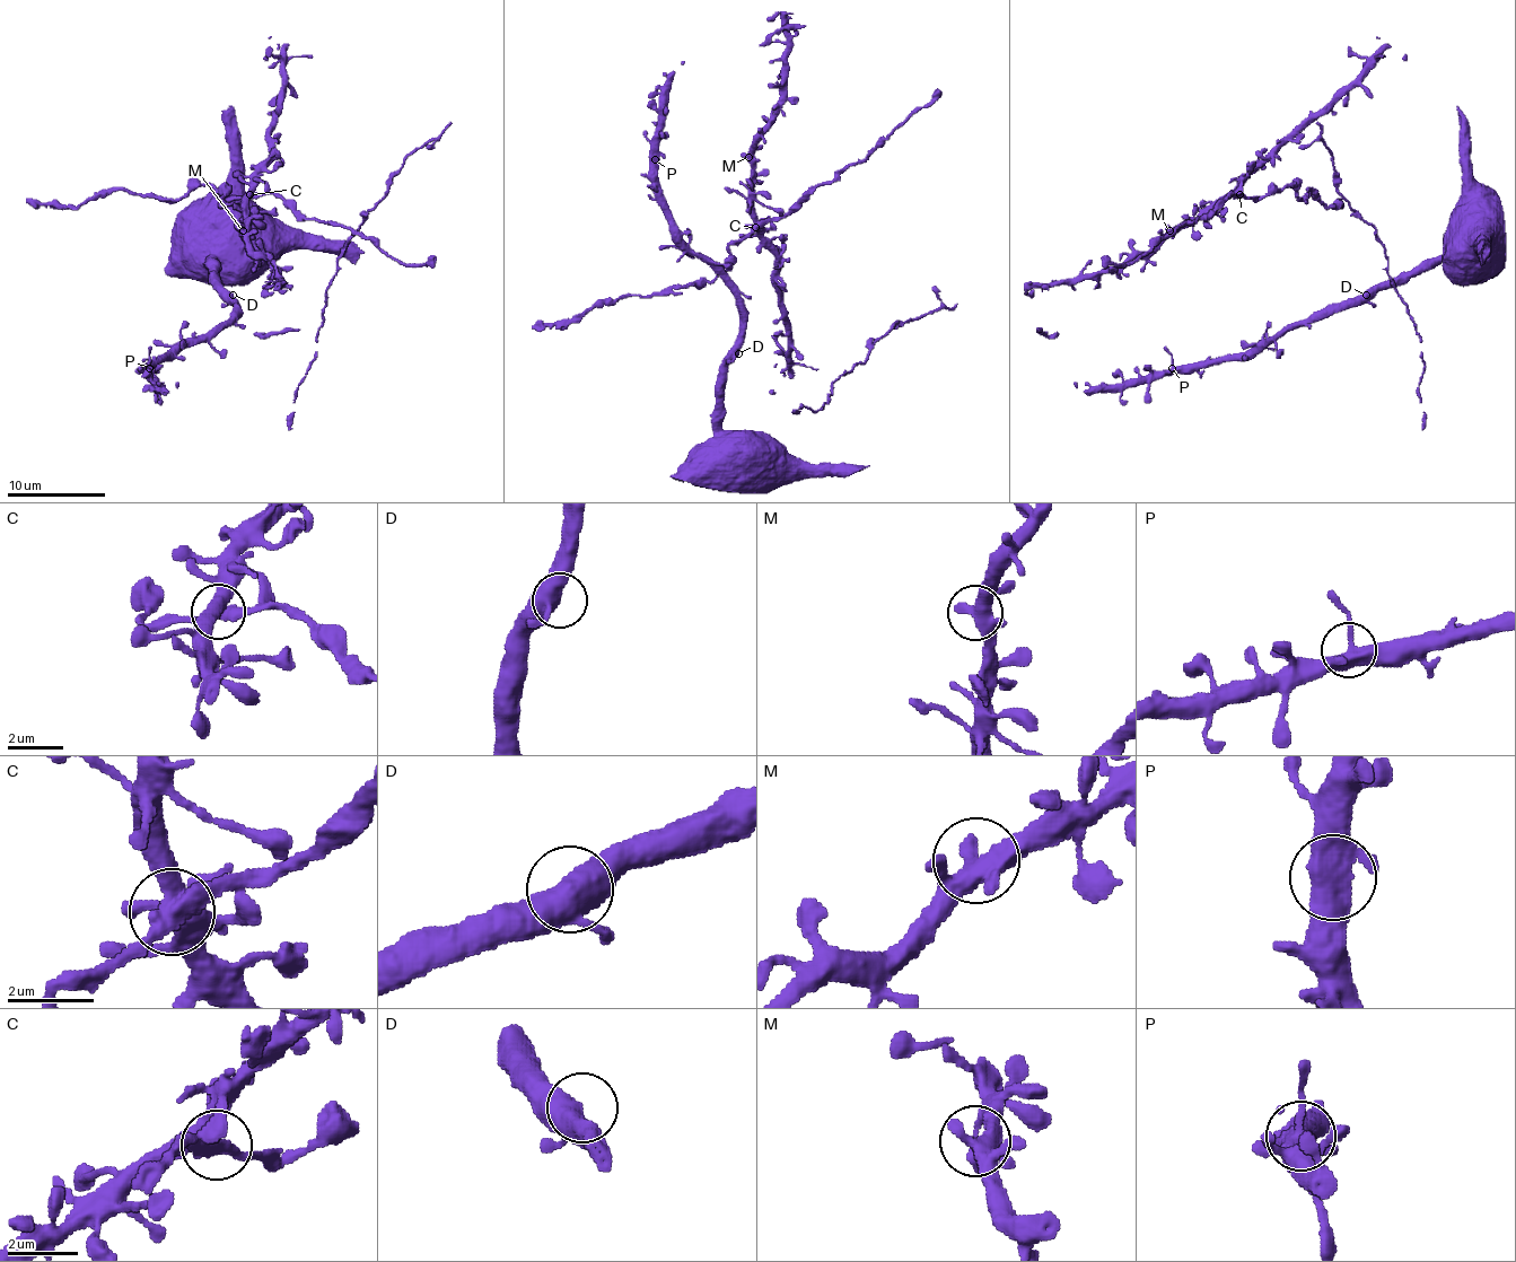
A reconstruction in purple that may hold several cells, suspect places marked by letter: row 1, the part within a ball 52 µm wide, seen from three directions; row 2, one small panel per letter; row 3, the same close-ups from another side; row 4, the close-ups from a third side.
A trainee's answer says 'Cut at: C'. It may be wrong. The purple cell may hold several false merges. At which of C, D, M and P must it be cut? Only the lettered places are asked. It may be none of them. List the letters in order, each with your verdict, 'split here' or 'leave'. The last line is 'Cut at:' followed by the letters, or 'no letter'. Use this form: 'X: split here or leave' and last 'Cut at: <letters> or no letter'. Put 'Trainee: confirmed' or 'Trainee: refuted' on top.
Trainee: confirmed
C: split here
D: leave
M: leave
P: leave
Cut at: C

